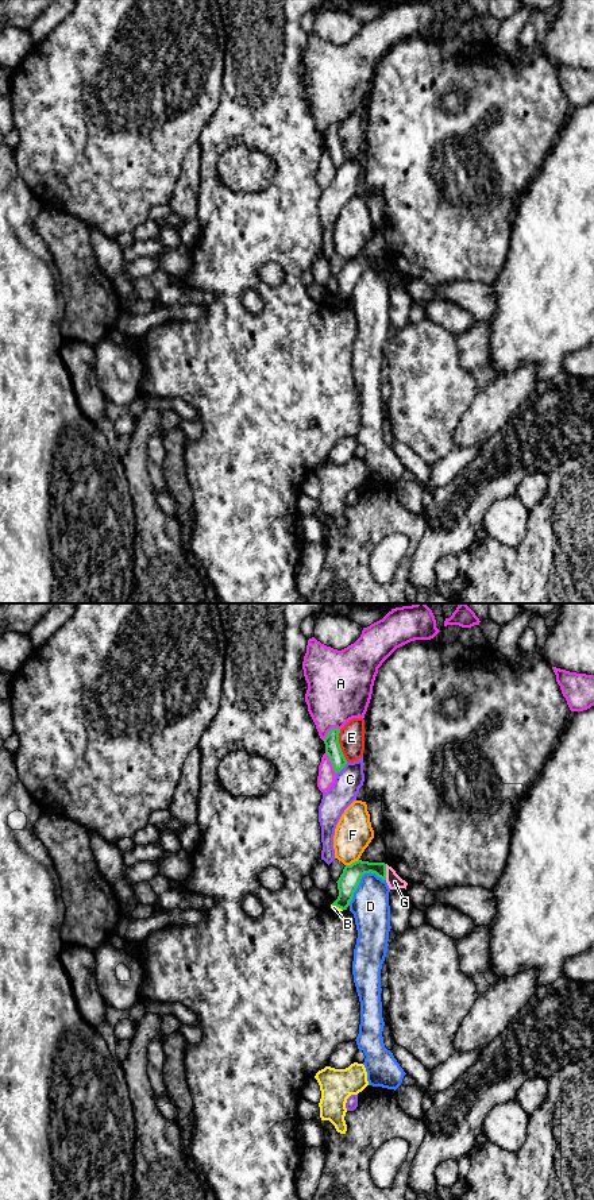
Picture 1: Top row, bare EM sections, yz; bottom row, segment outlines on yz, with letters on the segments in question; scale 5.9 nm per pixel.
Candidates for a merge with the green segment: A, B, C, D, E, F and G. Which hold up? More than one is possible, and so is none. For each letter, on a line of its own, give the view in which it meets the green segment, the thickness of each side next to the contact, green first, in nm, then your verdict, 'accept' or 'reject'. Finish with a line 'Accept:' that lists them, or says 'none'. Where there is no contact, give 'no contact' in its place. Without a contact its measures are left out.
A: yz | 100/380 nm | reject
B: yz | 120/30 nm | reject
C: yz | 100/160 nm | reject
D: yz | 120/220 nm | reject
E: yz | 100/160 nm | reject
F: yz | 120/220 nm | reject
G: yz | 120/90 nm | reject
Accept: none

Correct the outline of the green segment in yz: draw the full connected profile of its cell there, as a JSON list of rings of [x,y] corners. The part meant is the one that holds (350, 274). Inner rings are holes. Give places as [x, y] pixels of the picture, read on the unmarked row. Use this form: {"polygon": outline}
{"polygon": [[[358,255],[351,261],[346,261],[343,269],[340,270],[338,278],[339,292],[332,298],[342,305],[347,305],[350,297],[354,293],[360,274],[364,269],[375,269],[382,275],[386,275],[386,259],[385,258],[369,258]]]}

